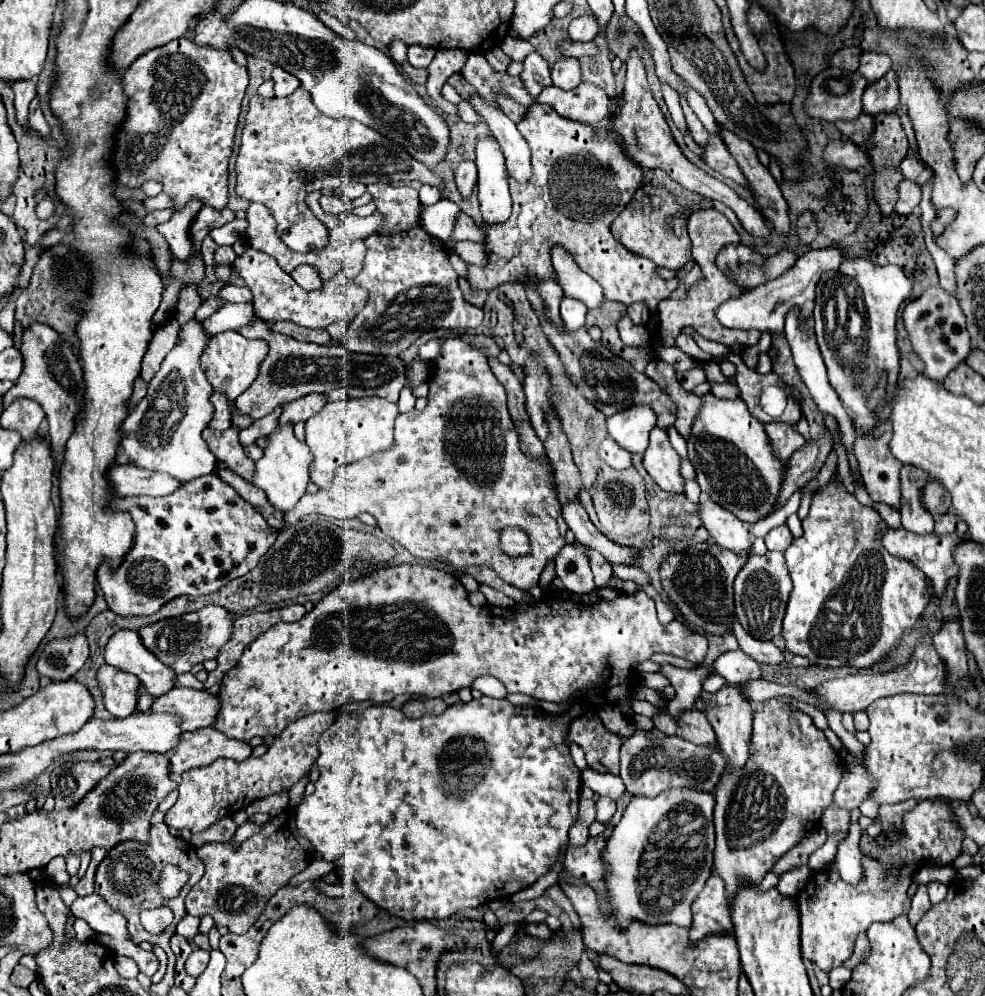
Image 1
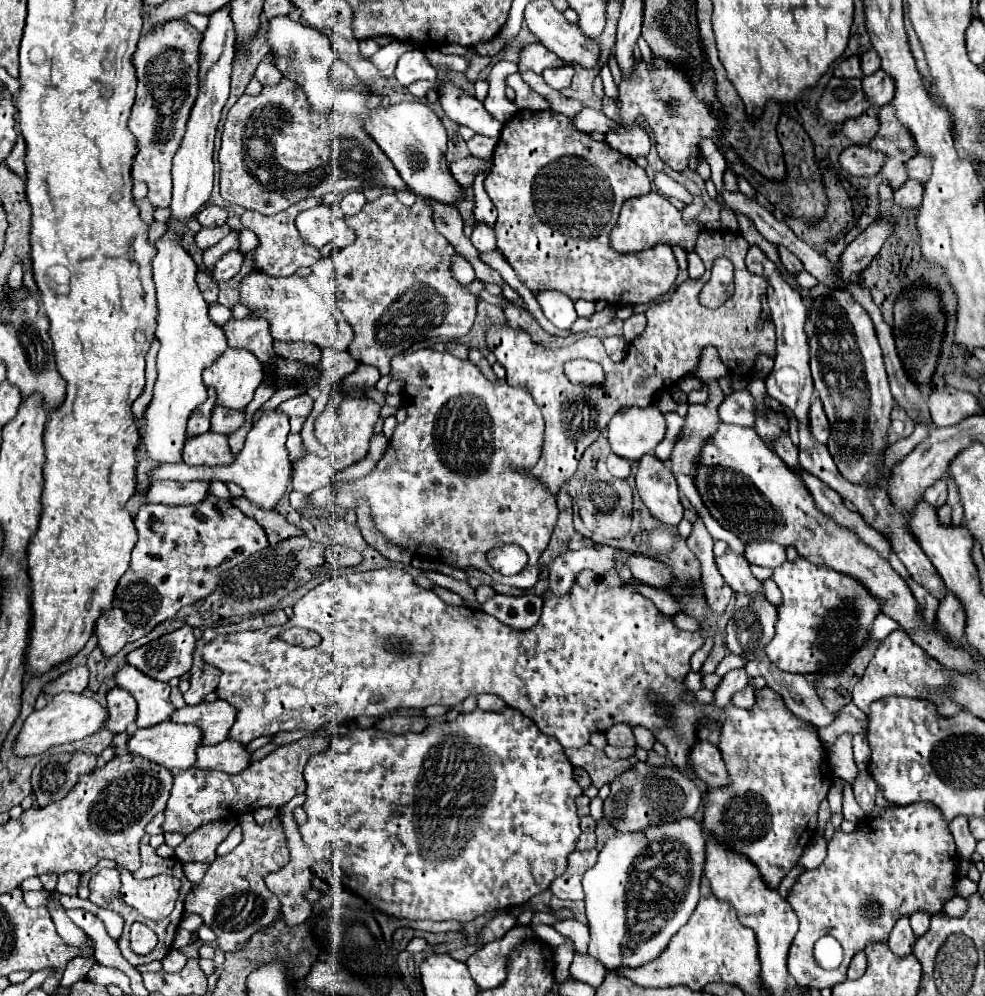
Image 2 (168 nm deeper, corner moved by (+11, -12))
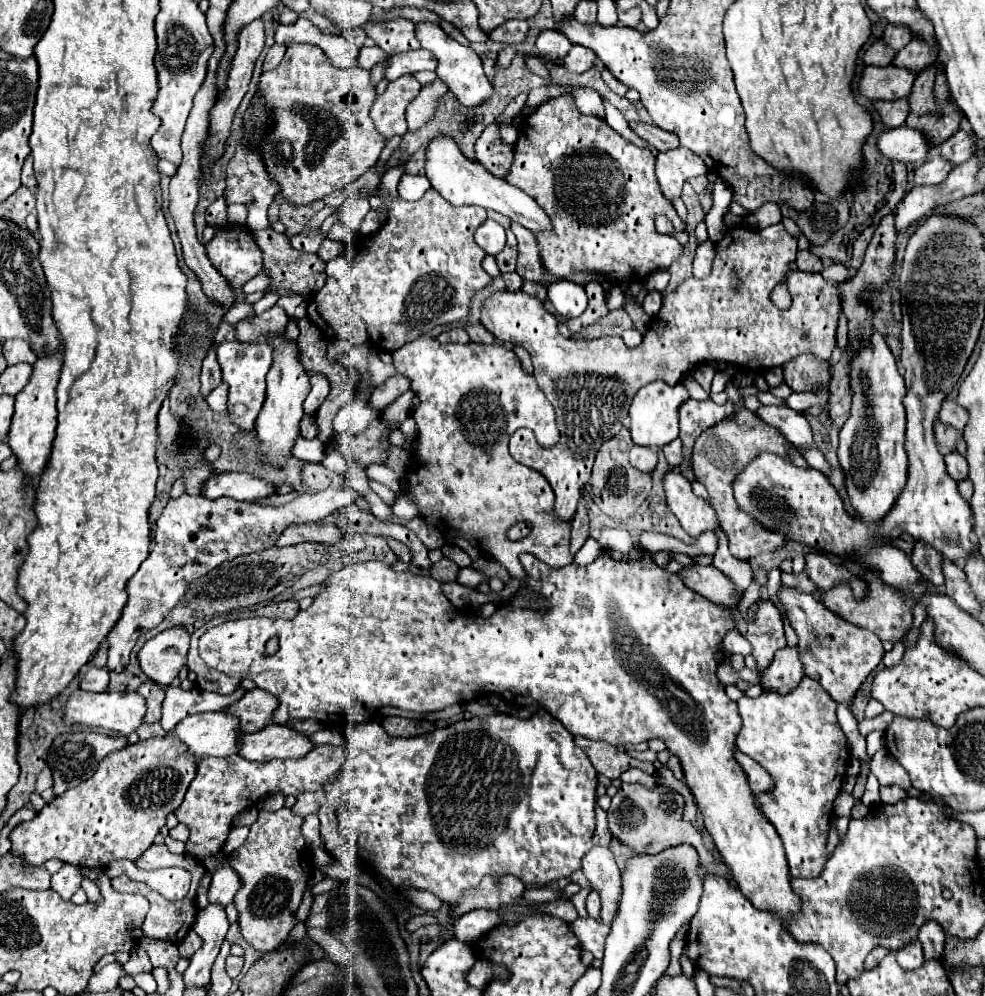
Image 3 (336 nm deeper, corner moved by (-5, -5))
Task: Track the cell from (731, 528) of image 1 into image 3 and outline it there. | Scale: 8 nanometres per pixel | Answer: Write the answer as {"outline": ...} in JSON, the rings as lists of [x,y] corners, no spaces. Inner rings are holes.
{"outline":[[[780,584],[778,598],[800,638],[800,646],[808,648],[808,652],[802,656],[806,676],[820,682],[822,688],[836,702],[850,704],[850,700],[854,698],[860,684],[880,664],[880,660],[884,656],[880,638],[864,628],[848,624],[838,614],[828,610],[822,602],[818,602],[812,594],[804,594],[804,592],[798,592],[794,588]]]}

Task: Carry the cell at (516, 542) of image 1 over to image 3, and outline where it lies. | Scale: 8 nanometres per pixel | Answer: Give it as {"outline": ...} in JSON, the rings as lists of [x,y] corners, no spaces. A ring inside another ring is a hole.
{"outline":[[[636,546],[630,554],[620,554],[620,552],[604,550],[588,566],[574,566],[574,564],[570,564],[570,566],[564,566],[564,568],[550,568],[544,562],[540,562],[538,558],[532,558],[532,554],[520,554],[520,564],[528,572],[528,578],[525,580],[526,584],[531,589],[533,587],[533,590],[546,600],[548,612],[544,614],[544,618],[540,614],[536,614],[534,610],[530,610],[530,606],[524,600],[512,600],[512,602],[506,602],[506,604],[498,606],[496,612],[490,618],[482,618],[476,612],[462,612],[462,610],[458,610],[444,596],[442,584],[438,580],[434,580],[432,576],[416,576],[410,570],[396,572],[386,562],[360,562],[360,564],[342,568],[340,572],[334,572],[324,582],[324,588],[316,594],[314,602],[306,610],[300,610],[292,620],[242,618],[242,620],[232,620],[232,622],[208,628],[202,634],[202,638],[200,638],[200,658],[206,664],[210,662],[212,668],[216,668],[216,670],[220,670],[220,672],[224,672],[228,676],[250,678],[250,680],[254,680],[254,684],[258,688],[274,694],[274,698],[278,700],[278,708],[272,714],[272,722],[276,722],[276,724],[286,724],[292,718],[316,718],[322,724],[332,724],[332,726],[360,724],[360,722],[372,720],[376,710],[380,710],[384,706],[394,706],[394,708],[412,710],[412,712],[436,712],[436,710],[444,710],[446,706],[452,706],[456,702],[468,704],[472,700],[478,700],[478,698],[482,698],[486,694],[496,692],[506,702],[516,704],[516,706],[534,706],[534,704],[538,704],[542,710],[550,712],[556,720],[560,720],[562,726],[570,734],[574,734],[574,736],[602,740],[602,742],[608,742],[612,746],[618,746],[618,744],[640,744],[640,742],[648,742],[652,738],[660,738],[660,740],[666,742],[668,750],[680,758],[680,764],[682,764],[688,788],[694,794],[694,800],[696,800],[696,804],[698,804],[698,808],[702,812],[704,826],[712,834],[714,844],[716,844],[716,848],[720,852],[722,864],[730,870],[730,874],[736,880],[740,892],[754,904],[754,908],[758,908],[762,912],[770,912],[770,914],[778,916],[782,922],[788,922],[794,916],[798,916],[800,908],[802,908],[802,902],[800,902],[798,894],[790,886],[790,872],[788,872],[782,840],[778,838],[774,826],[764,818],[764,814],[760,814],[758,806],[752,800],[754,794],[752,794],[752,790],[750,790],[750,786],[746,782],[746,774],[740,768],[740,764],[734,760],[734,740],[736,740],[736,734],[740,732],[742,718],[738,714],[736,702],[732,702],[726,696],[724,684],[720,684],[718,678],[716,678],[718,664],[714,660],[716,646],[722,642],[724,634],[730,628],[734,628],[732,618],[728,618],[724,614],[724,608],[712,604],[708,598],[704,598],[704,596],[692,592],[690,588],[686,588],[678,574],[666,574],[660,566],[656,566],[652,562],[650,552],[646,552],[640,546]],[[272,636],[280,638],[280,648],[278,648],[276,654],[268,656],[264,644]]]}

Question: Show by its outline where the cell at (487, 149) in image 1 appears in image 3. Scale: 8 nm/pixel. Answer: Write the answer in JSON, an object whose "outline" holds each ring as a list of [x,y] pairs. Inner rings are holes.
{"outline":[[[487,219],[476,230],[476,244],[486,252],[496,256],[506,244],[506,231],[499,223]]]}

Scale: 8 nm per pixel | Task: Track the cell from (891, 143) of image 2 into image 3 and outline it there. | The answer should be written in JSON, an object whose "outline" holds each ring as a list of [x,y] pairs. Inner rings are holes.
{"outline":[[[928,66],[916,76],[912,92],[908,94],[910,114],[904,122],[904,126],[920,130],[930,148],[938,148],[944,140],[948,140],[958,130],[962,118],[962,112],[956,106],[940,106],[934,102],[934,76],[934,66]]]}

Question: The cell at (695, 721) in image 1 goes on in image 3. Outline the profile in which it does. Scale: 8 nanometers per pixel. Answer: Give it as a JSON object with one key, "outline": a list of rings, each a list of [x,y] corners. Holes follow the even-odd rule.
{"outline":[[[738,748],[734,750],[734,758],[744,768],[746,778],[748,778],[748,784],[750,784],[750,788],[752,788],[754,794],[772,790],[772,778],[766,774],[766,770],[760,764],[756,764],[752,758],[748,758],[746,754],[742,754]]]}

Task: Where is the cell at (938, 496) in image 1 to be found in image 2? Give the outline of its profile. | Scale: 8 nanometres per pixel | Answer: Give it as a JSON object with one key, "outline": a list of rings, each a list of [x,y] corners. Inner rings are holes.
{"outline":[[[938,479],[934,485],[930,485],[930,487],[924,491],[926,503],[930,503],[930,505],[934,505],[934,507],[944,505],[944,503],[946,503],[946,495],[948,495],[948,491],[946,491],[946,481],[944,481],[944,479]]]}

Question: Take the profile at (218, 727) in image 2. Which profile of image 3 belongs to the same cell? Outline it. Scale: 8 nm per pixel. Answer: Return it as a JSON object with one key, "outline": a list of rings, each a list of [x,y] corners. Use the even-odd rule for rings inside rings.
{"outline":[[[254,688],[246,692],[244,698],[234,702],[230,708],[224,708],[224,712],[238,718],[242,734],[252,734],[270,724],[274,708],[276,708],[276,698],[260,688]]]}

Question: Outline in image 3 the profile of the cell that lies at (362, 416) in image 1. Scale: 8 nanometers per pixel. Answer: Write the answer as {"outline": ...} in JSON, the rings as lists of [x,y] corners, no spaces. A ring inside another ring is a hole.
{"outline":[[[402,374],[394,376],[394,378],[388,378],[384,384],[376,386],[376,390],[372,392],[370,396],[370,404],[376,408],[376,410],[384,410],[390,402],[394,402],[402,392],[406,392],[410,388],[410,382],[408,378],[404,378]]]}

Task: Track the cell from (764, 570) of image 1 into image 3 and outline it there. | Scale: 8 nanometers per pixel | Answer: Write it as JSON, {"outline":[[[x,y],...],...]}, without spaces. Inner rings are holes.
{"outline":[[[758,600],[756,602],[756,614],[748,622],[746,640],[752,644],[752,656],[756,660],[756,668],[763,672],[772,658],[774,652],[786,646],[784,638],[784,626],[782,626],[782,614],[770,600]]]}

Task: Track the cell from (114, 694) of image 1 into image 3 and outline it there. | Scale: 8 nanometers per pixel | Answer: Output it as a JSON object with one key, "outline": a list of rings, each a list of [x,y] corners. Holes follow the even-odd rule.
{"outline":[[[144,682],[138,690],[136,690],[140,696],[144,696],[146,700],[146,716],[144,716],[144,722],[158,722],[160,720],[160,704],[164,700],[164,690],[160,690],[158,684],[154,682]]]}

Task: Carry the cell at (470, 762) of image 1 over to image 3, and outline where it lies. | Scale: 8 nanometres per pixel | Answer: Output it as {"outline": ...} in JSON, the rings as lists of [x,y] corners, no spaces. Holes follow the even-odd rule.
{"outline":[[[546,710],[530,718],[474,716],[410,738],[390,736],[376,720],[346,724],[343,734],[348,738],[348,758],[324,786],[327,804],[318,812],[324,848],[342,866],[361,870],[362,864],[368,874],[386,878],[394,888],[428,890],[444,904],[456,906],[464,892],[476,888],[484,876],[512,874],[532,888],[568,878],[594,846],[596,770],[584,750],[574,744],[574,736]],[[396,782],[418,782],[418,786],[410,784],[402,792]]]}

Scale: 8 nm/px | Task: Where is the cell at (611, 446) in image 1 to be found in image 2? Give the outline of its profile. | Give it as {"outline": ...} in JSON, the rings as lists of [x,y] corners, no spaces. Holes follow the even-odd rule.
{"outline":[[[610,455],[608,457],[608,469],[614,477],[618,479],[628,479],[630,473],[632,473],[632,467],[630,467],[630,461],[624,459],[624,457],[618,457],[618,455]]]}

